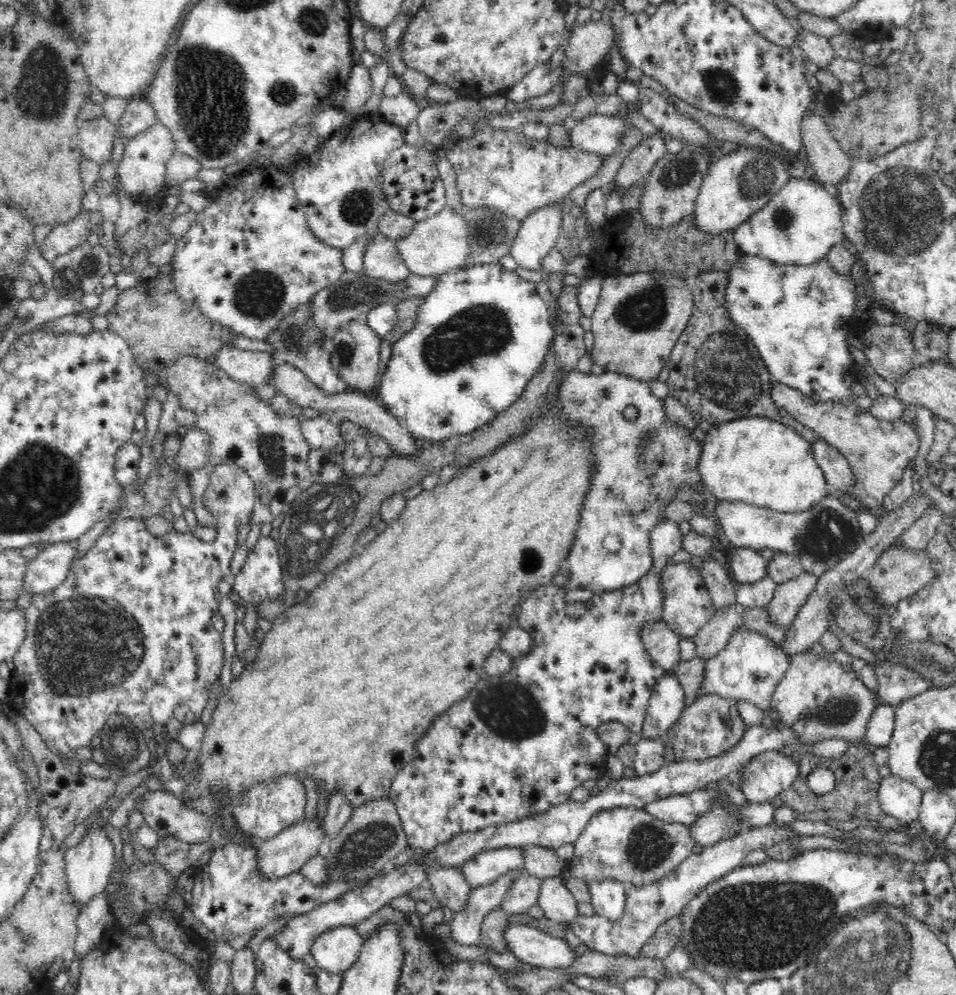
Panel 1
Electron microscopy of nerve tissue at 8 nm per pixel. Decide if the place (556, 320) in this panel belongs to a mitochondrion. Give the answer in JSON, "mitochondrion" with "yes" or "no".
{"mitochondrion":"no"}

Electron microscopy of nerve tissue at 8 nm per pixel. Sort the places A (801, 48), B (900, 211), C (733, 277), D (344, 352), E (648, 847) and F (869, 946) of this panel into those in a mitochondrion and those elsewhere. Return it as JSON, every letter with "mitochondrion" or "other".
{"A":"other","B":"mitochondrion","C":"other","D":"mitochondrion","E":"mitochondrion","F":"mitochondrion"}

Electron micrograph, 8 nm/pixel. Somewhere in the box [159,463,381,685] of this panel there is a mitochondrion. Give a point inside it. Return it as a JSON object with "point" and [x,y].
{"point":[303,558]}

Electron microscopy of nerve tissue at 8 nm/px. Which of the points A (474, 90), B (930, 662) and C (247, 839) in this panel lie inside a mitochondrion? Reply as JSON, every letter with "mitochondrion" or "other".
{"A":"other","B":"mitochondrion","C":"other"}

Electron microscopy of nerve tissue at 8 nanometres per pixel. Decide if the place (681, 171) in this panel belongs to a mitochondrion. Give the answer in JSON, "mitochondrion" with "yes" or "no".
{"mitochondrion":"yes"}

